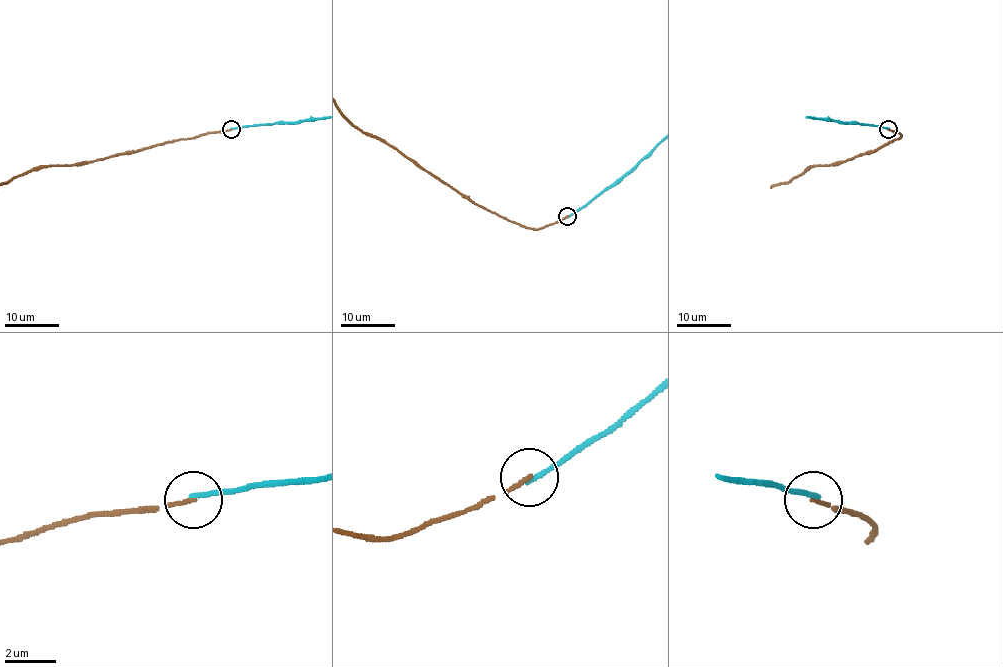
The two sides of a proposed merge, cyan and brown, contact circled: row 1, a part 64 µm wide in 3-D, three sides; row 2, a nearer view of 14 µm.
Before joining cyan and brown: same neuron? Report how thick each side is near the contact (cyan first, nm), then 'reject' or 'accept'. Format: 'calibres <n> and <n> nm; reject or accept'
calibres 180 and 150 nm; reject

